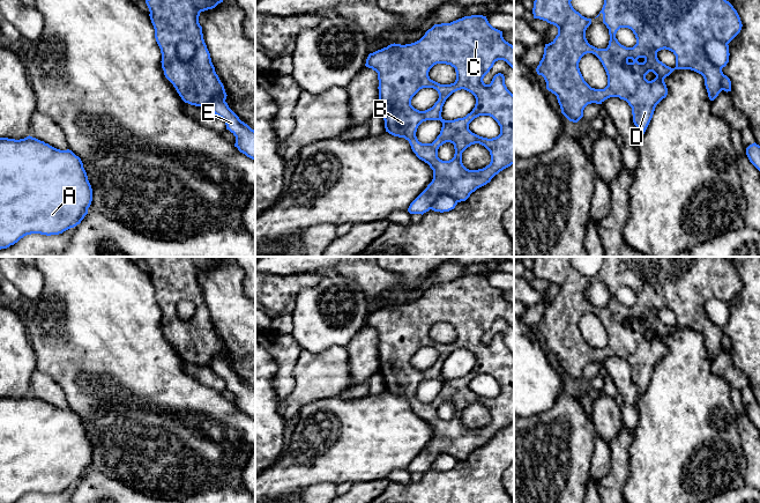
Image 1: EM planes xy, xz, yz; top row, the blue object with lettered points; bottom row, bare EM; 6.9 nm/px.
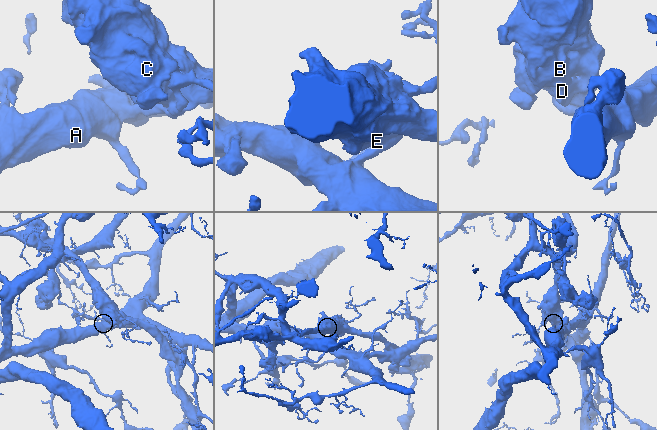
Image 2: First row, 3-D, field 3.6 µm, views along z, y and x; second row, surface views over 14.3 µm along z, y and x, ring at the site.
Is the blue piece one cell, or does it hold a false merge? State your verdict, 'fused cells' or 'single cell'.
fused cells

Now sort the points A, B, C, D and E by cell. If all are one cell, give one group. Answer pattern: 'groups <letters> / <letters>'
groups A E / B C D

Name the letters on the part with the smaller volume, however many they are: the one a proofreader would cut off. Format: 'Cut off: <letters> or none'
Cut off: B, C, D

